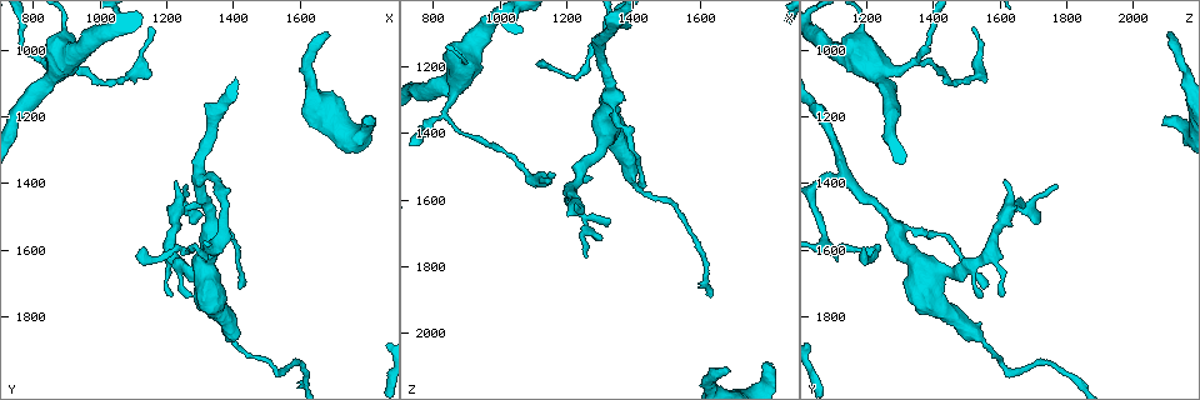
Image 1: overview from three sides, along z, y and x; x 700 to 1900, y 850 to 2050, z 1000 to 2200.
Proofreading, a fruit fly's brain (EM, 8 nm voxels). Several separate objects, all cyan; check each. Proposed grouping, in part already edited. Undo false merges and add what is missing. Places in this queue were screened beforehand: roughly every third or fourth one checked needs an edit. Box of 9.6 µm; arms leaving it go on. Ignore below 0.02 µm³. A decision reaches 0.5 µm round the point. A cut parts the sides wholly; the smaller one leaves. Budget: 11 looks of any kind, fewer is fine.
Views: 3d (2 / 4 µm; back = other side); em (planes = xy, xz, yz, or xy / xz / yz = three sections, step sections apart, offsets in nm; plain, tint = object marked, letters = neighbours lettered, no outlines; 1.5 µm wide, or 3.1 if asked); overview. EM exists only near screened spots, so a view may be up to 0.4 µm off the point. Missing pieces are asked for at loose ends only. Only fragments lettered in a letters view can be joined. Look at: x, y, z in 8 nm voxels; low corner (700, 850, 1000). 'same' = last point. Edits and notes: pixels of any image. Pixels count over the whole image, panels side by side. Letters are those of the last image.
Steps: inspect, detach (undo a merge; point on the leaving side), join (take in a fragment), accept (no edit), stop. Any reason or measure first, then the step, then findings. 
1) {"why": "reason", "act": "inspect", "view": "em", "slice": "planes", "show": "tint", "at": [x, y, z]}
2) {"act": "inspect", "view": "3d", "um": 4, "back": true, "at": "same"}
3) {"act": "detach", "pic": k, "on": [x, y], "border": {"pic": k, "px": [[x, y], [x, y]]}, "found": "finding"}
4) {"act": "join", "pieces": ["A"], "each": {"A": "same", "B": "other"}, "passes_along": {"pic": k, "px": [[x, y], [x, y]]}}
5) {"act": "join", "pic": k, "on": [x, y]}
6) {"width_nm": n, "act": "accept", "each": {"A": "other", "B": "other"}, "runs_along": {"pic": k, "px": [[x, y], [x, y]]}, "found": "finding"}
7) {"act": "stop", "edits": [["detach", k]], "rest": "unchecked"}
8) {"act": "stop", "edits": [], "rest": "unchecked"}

{"why": "sudden change in width", "act": "inspect", "view": "em", "slice": "planes", "show": "plain", "at": [840, 1040, 1360]}

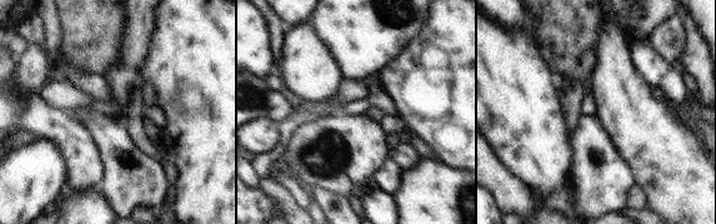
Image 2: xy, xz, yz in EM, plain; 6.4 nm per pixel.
{"act": "inspect", "view": "em", "slice": "planes", "show": "letters", "at": "same"}

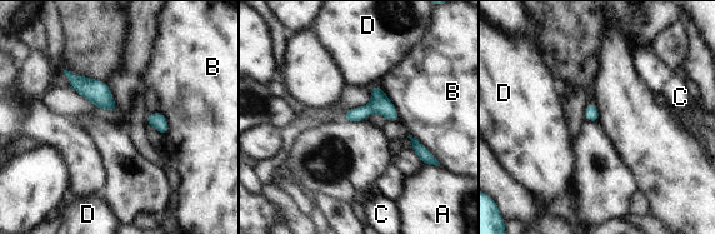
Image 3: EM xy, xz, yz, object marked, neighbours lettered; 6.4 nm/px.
{"act": "accept", "each": {"A": "other", "B": "other", "C": "other", "D": "other"}, "border": {"pic": 3, "px": [[376, 84], [393, 104], [400, 122]]}, "found": "continuous, no second neuron"}

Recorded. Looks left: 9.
{"why": "long arm stops here", "act": "inspect", "view": "em", "slice": "xy", "step": 4, "show": "letters", "at": [1150, 930, 1530]}

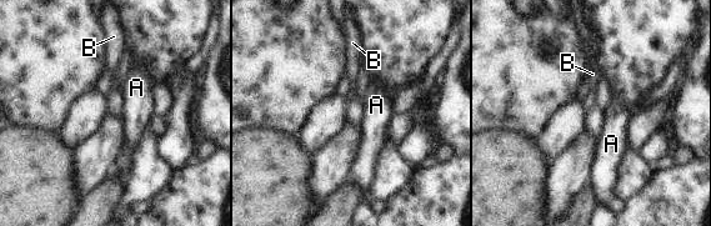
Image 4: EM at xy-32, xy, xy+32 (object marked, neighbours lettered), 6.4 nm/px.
{"act": "inspect", "view": "em", "slice": "planes", "show": "letters", "at": "same"}

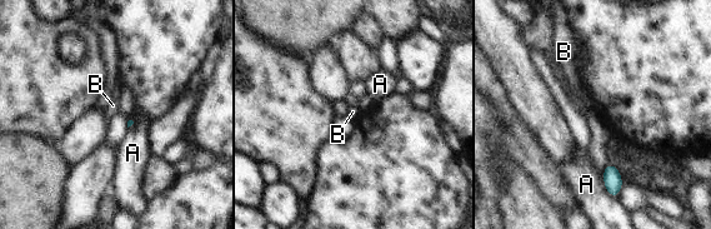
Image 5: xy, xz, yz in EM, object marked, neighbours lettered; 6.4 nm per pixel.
{"act": "accept", "each": {"A": "other", "B": "other"}, "border": {"pic": 5, "px": [[609, 163], [602, 174]]}, "found": "no lettered fragment goes on from it"}

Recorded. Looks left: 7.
{"why": "an open end", "act": "inspect", "view": "em", "slice": "planes", "show": "letters", "at": [1120, 1590, 1190]}

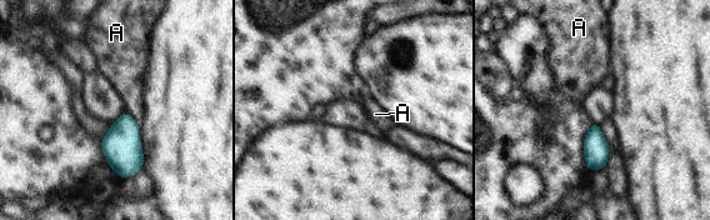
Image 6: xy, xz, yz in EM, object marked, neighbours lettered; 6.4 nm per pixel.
{"width_nm": 90, "act": "accept", "each": {"A": "other"}, "border": {"pic": 6, "px": [[124, 111], [138, 121]]}, "found": "none of them fits"}

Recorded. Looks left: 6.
{"why": "free end", "act": "inspect", "view": "em", "slice": "planes", "show": "letters", "at": [1780, 1210, 2080]}

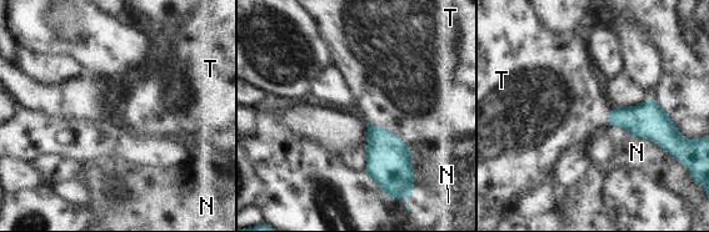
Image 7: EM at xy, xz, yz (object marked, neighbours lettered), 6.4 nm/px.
{"act": "join", "pic": 7, "on": [387, 90], "each": {"N": "other", "T": "same"}, "passes_along": {"pic": 7, "px": [[388, 159], [382, 127], [387, 90]]}, "found": "the neuron continues"}

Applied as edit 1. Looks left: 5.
{"act": "stop", "edits": [["join", 7]], "rest": "unchecked"}

